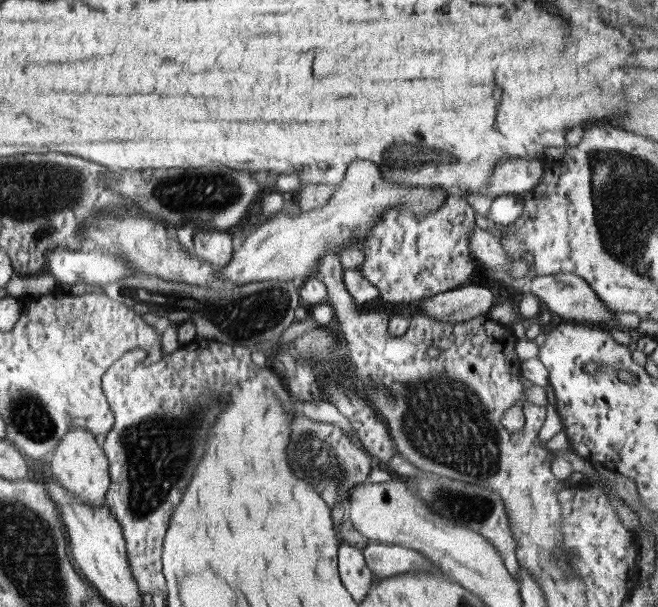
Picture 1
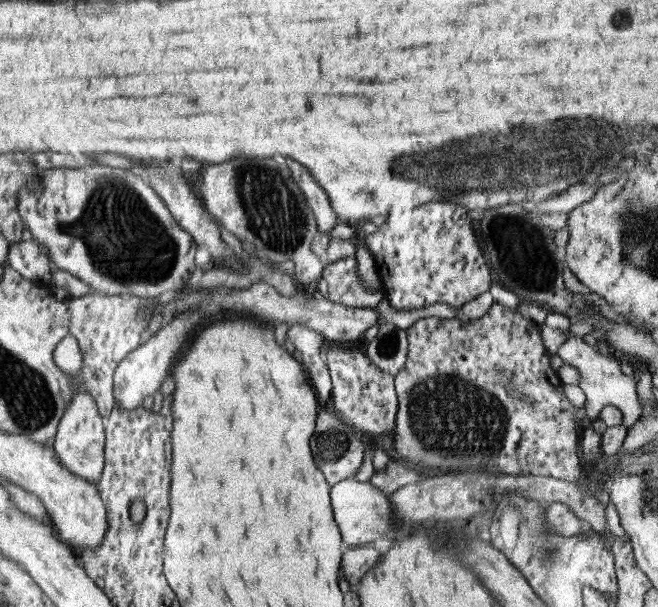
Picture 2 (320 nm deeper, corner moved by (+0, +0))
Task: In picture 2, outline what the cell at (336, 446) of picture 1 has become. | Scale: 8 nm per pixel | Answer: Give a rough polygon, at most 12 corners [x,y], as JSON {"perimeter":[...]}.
{"perimeter":[[330,404],[310,446],[328,484],[353,478],[365,440]]}

